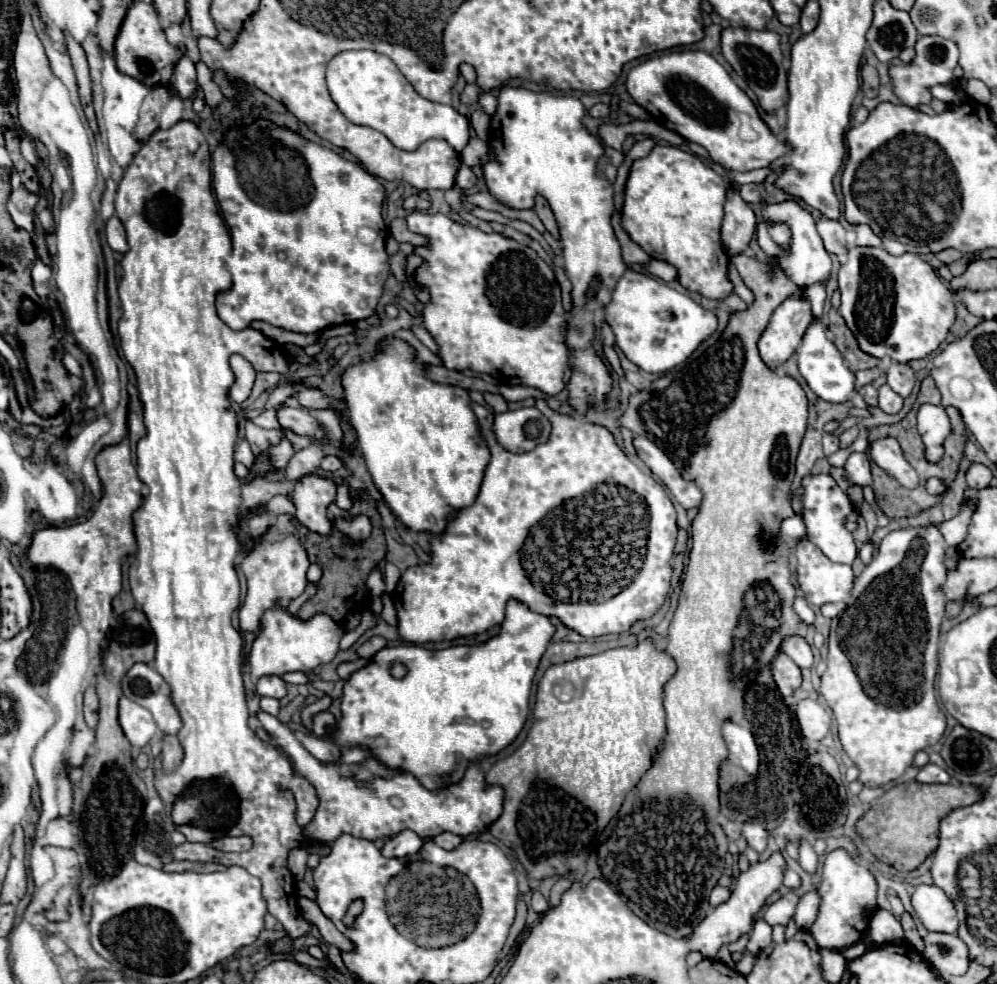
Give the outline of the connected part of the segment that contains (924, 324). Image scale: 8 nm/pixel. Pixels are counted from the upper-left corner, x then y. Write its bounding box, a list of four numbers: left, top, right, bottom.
[838,247,956,363]

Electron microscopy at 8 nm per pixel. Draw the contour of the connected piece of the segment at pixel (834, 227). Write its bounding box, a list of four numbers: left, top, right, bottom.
[816,217,846,257]

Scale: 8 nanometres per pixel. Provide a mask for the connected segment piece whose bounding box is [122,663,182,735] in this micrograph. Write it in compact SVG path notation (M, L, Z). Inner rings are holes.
M146 663L132 665L130 671L122 679L122 693L130 701L146 707L154 715L156 725L164 733L176 735L178 729L182 727L180 717L170 701L168 683L150 665L146 665Z

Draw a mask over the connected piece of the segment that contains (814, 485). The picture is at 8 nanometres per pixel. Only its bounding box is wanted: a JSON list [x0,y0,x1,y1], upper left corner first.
[802,473,858,565]

